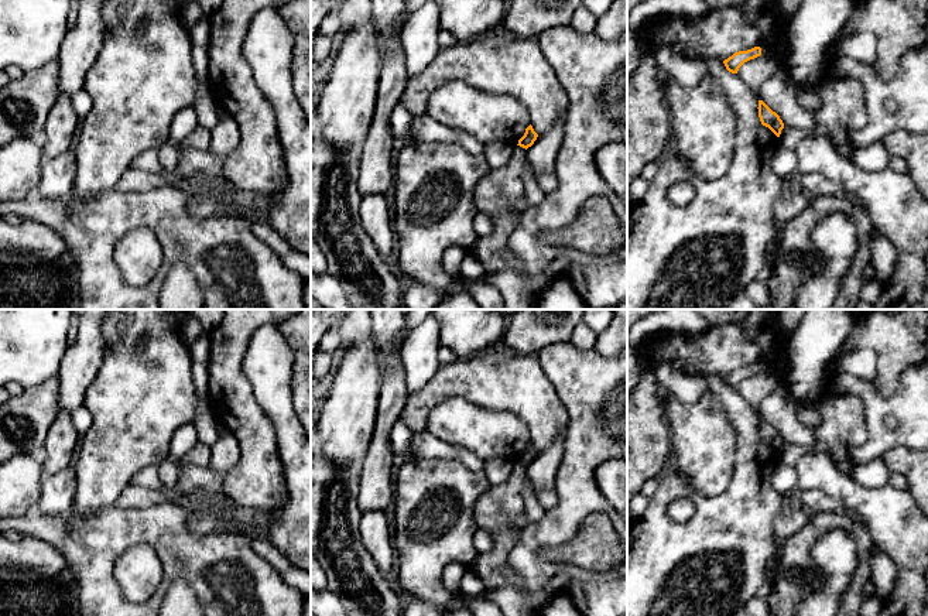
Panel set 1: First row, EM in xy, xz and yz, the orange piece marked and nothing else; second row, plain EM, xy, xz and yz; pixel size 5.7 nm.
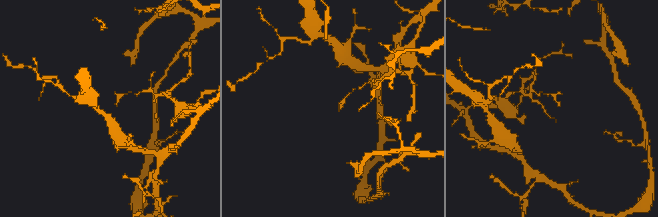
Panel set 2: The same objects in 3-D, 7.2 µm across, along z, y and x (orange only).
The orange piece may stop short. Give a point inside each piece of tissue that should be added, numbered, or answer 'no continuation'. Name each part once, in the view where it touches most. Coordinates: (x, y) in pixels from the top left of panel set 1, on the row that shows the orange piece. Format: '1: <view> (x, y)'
no continuation

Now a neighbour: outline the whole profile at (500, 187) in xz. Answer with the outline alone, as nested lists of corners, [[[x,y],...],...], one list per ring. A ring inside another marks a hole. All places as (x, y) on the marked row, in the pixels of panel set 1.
[[[516,146],[511,158],[503,167],[490,167],[490,171],[476,184],[475,205],[479,212],[493,218],[494,229],[470,247],[486,274],[504,268],[521,270],[523,263],[508,250],[508,237],[518,227],[523,212],[511,203],[524,201],[521,172],[527,160],[527,150]]]

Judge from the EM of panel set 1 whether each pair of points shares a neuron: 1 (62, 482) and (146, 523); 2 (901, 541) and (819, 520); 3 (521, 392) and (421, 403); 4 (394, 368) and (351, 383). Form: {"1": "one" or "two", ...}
{"1": "two", "2": "two", "3": "one", "4": "two"}

